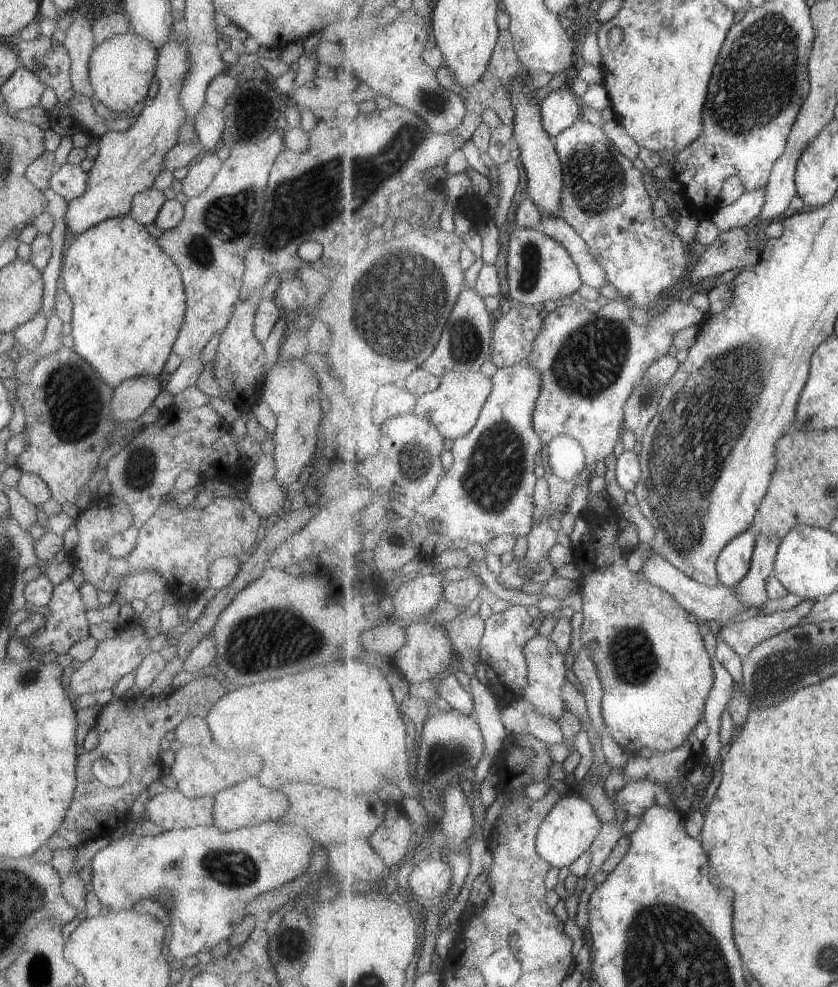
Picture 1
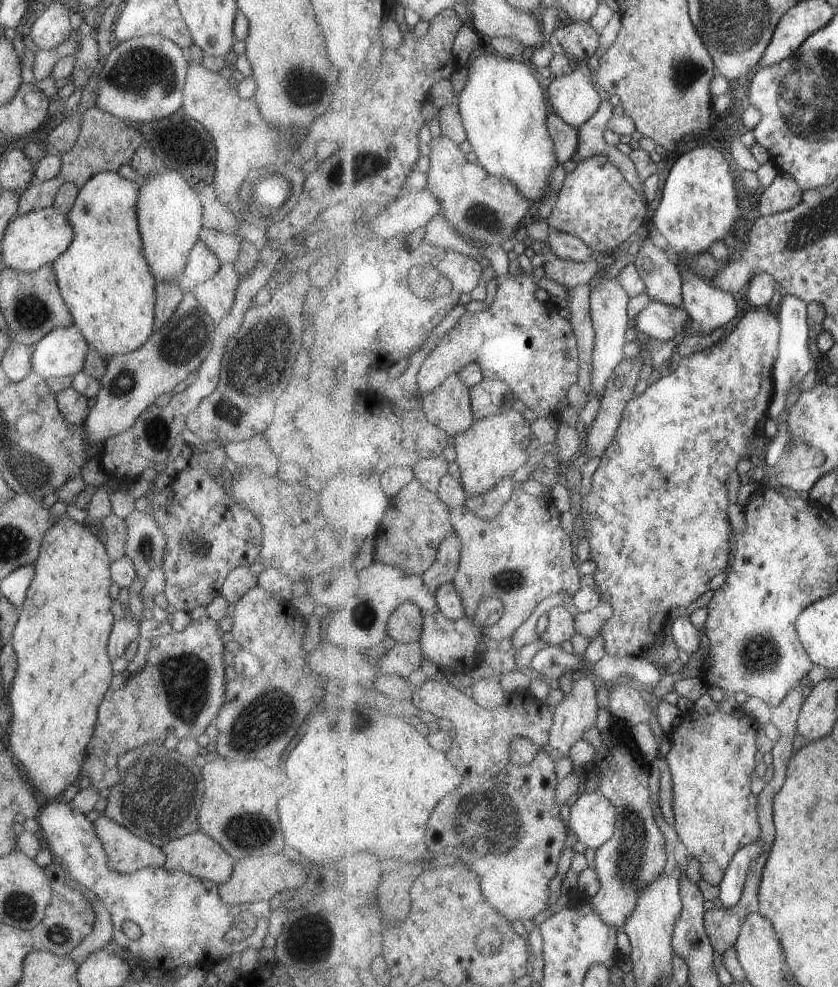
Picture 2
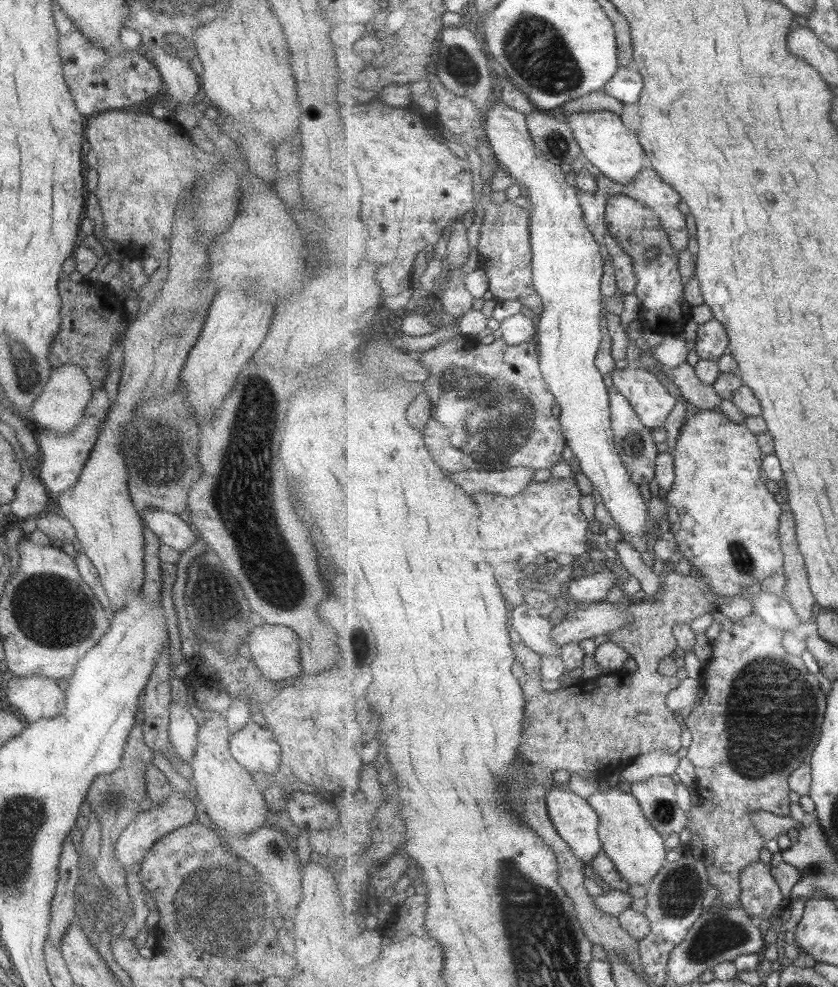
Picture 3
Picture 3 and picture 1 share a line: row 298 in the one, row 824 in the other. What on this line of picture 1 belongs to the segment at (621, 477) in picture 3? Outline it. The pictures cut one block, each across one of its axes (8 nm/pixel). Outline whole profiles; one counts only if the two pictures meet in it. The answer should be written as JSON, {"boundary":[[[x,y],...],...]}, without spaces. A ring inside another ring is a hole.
{"boundary":[[[578,792],[562,794],[558,803],[551,809],[551,812],[548,812],[539,829],[536,840],[539,854],[557,868],[571,866],[577,858],[581,858],[581,854],[585,854],[591,848],[591,844],[602,831],[602,826],[603,822],[596,808],[581,794]]]}

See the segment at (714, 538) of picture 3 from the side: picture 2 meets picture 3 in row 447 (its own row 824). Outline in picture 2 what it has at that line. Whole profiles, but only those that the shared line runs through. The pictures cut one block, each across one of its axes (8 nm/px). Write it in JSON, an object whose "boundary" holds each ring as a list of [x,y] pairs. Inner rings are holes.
{"boundary":[[[717,709],[712,714],[689,712],[685,718],[680,719],[678,727],[671,734],[673,745],[666,756],[666,762],[673,774],[675,828],[688,855],[700,863],[702,878],[711,885],[721,885],[739,850],[761,838],[759,798],[751,792],[751,780],[758,763],[755,758],[759,751],[758,728],[755,718],[740,709],[732,713]]]}

